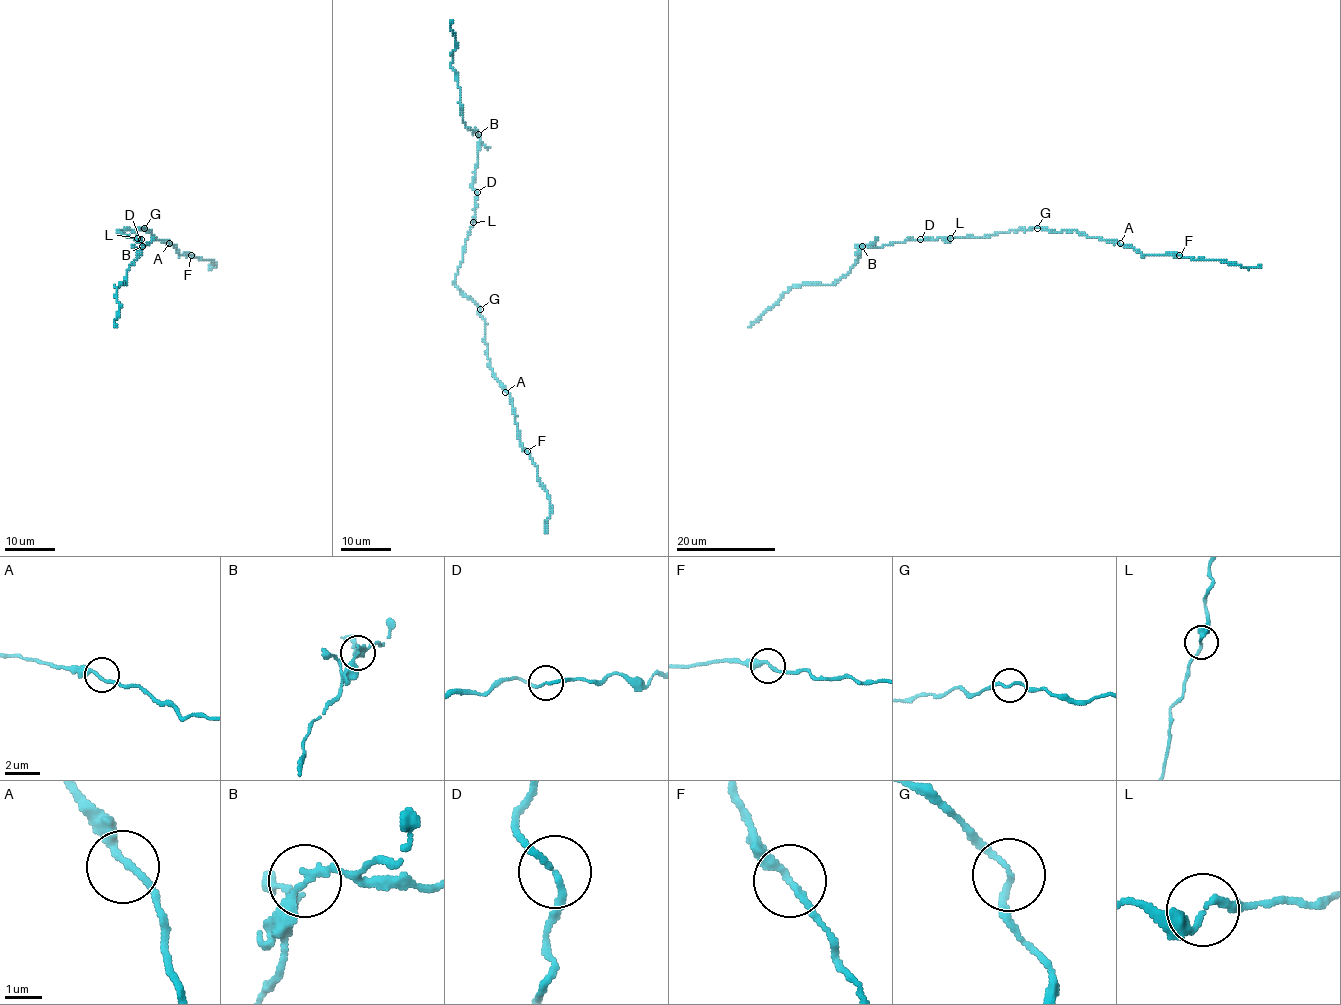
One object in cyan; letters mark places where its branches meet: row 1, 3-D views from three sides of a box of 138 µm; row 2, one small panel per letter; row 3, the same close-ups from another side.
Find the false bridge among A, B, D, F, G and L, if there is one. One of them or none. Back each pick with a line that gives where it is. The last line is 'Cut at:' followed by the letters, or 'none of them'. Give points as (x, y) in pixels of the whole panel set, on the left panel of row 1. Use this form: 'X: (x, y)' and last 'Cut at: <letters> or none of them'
B: (142, 246)
Cut at: B

